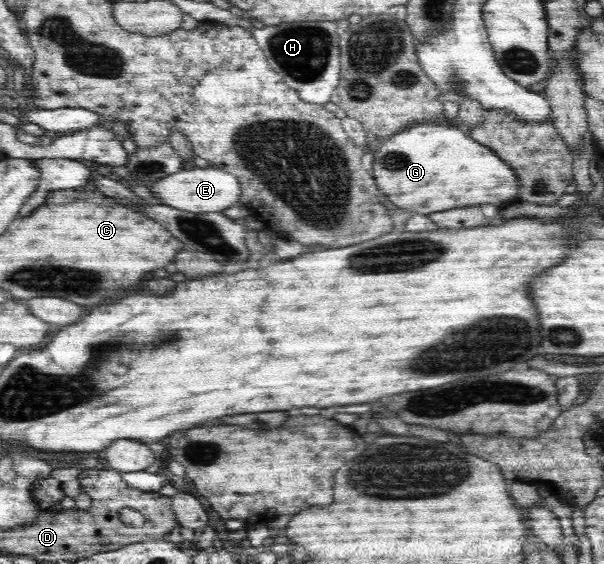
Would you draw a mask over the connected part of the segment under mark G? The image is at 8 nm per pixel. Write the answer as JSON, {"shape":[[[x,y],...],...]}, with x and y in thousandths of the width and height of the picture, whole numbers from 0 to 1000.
{"shape":[[[699,218],[664,230],[659,238],[639,245],[619,257],[618,316],[626,337],[661,369],[677,378],[710,381],[724,374],[738,374],[745,367],[772,367],[815,360],[844,362],[858,355],[861,323],[848,296],[831,287],[815,266],[791,257],[772,236],[765,236],[748,218]]]}

